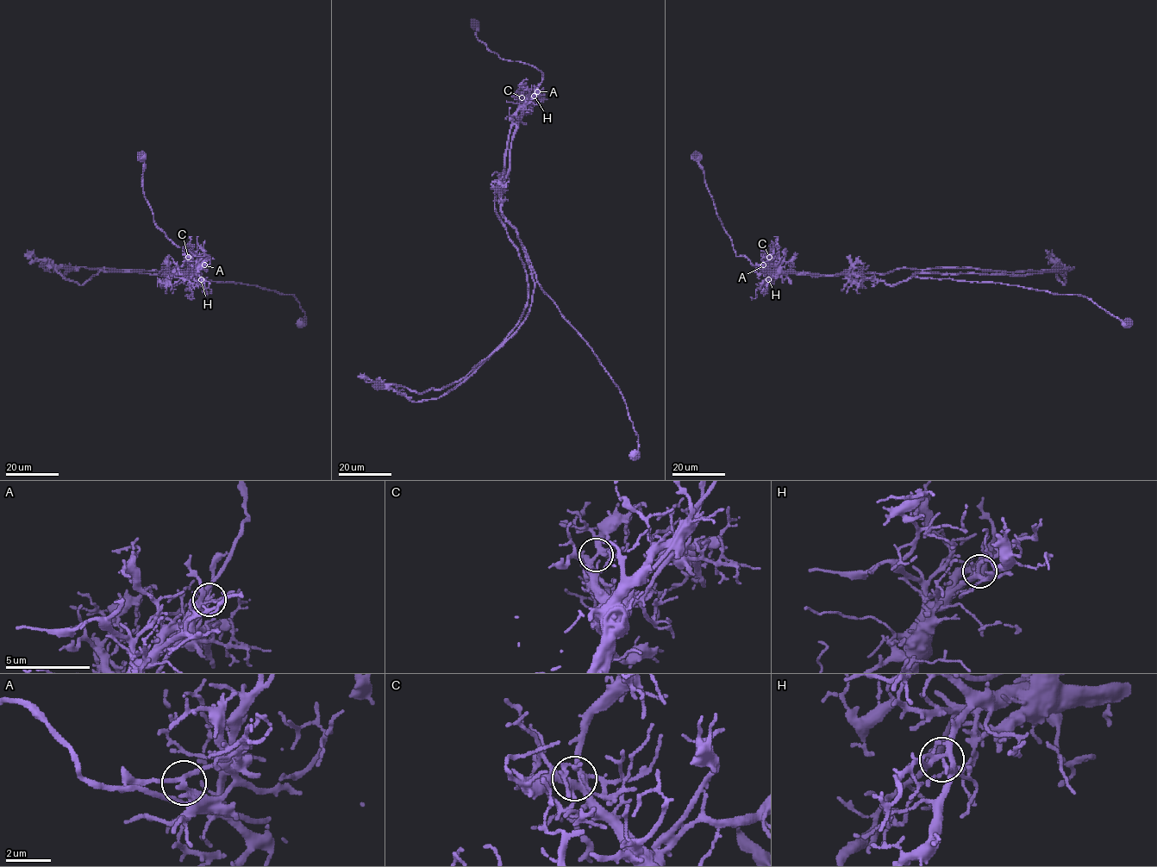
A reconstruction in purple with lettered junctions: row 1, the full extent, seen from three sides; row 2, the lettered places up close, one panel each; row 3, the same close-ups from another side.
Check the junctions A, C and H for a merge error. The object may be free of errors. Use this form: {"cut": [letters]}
{"cut": ["A"]}

